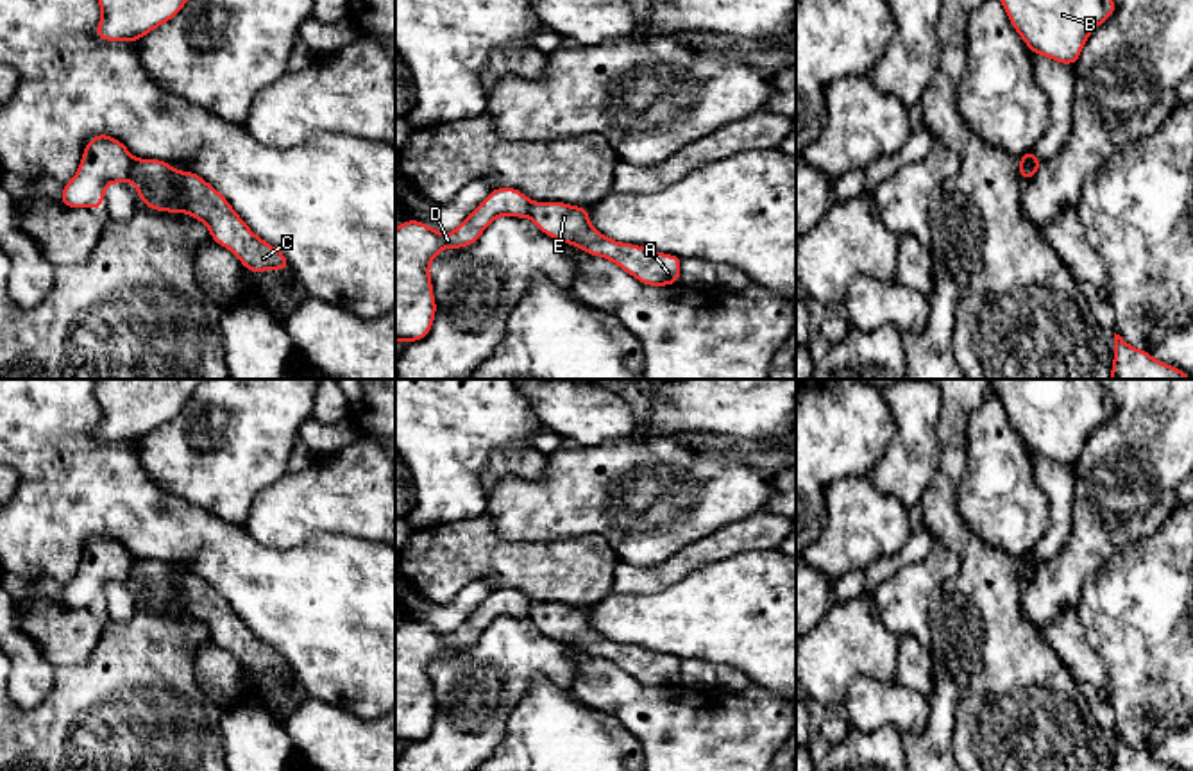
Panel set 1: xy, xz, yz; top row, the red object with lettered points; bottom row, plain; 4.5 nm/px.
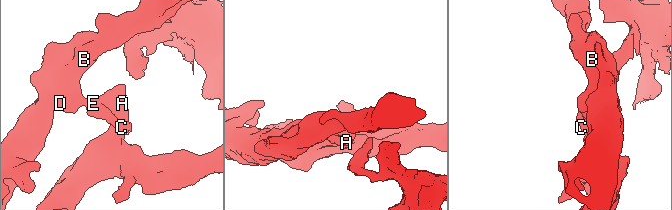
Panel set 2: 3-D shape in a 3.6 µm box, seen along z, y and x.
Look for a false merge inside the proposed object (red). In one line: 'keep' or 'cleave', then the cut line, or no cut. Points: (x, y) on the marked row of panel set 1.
cleave | yz (1038, 158), (1020, 176)

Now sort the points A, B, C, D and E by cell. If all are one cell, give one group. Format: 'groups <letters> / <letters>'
groups A C E / B D

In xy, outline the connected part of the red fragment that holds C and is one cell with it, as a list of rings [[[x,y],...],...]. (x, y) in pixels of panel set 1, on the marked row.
[[[134,159],[131,181],[140,200],[156,211],[186,211],[209,227],[211,240],[227,247],[254,274],[288,270],[286,256],[258,238],[238,216],[225,197],[193,172],[175,172],[170,163]]]

